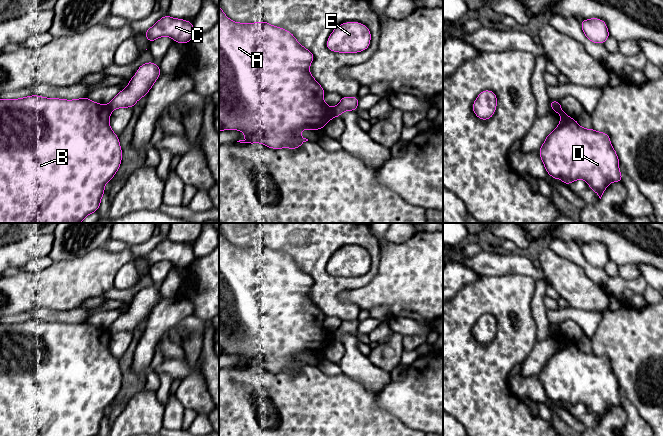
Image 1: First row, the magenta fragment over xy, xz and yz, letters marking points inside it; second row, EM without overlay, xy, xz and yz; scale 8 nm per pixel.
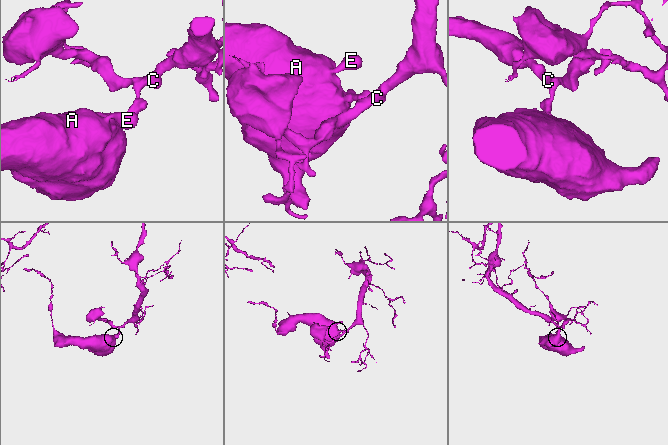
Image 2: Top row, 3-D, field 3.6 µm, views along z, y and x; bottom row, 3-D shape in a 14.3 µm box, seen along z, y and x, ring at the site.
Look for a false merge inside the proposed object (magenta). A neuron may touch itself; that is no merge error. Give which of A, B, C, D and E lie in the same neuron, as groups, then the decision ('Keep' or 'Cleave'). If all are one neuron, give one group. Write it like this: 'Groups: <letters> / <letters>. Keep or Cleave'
Groups: A B D E / C. Cleave

